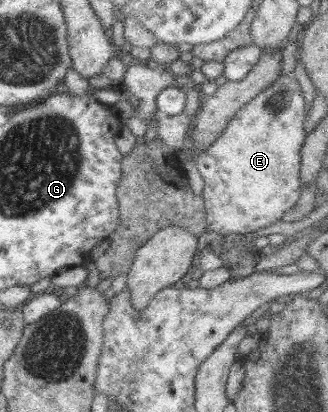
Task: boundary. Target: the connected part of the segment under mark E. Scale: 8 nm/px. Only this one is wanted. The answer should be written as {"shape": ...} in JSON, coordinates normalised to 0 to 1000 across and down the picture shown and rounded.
{"shape":[[[857,180],[707,282],[707,294],[643,354],[588,381],[591,398],[625,442],[613,476],[622,483],[625,529],[637,558],[698,578],[720,568],[747,570],[753,563],[777,563],[845,539],[905,495],[924,456],[912,408],[921,354],[930,345],[930,282],[930,240],[909,192],[884,180]]]}

